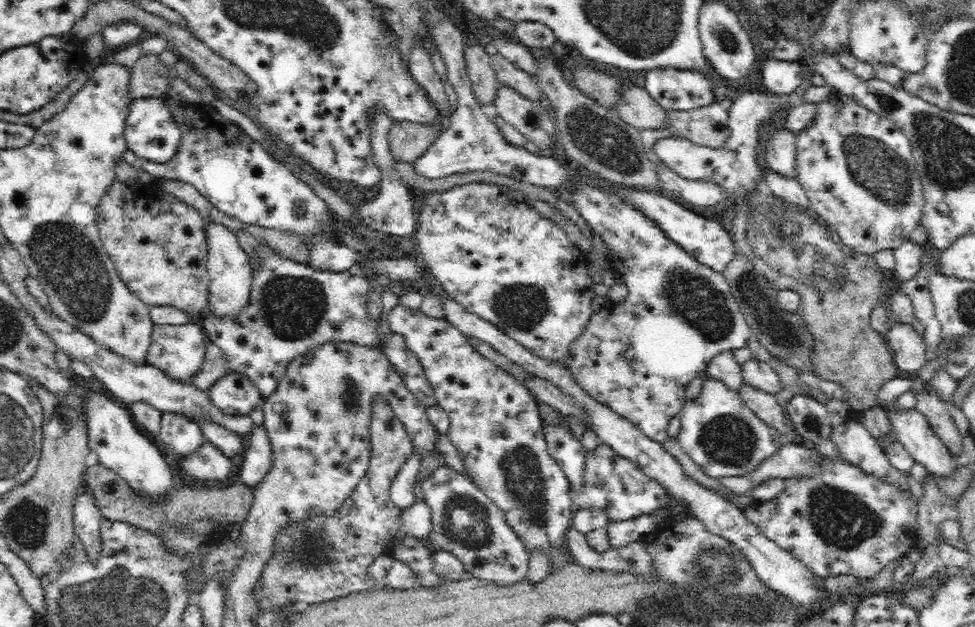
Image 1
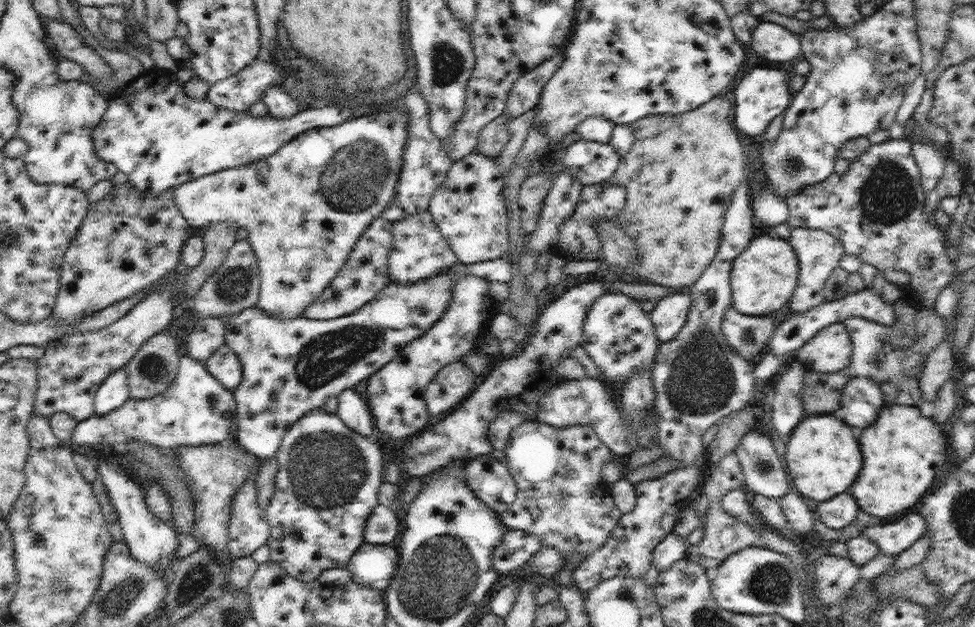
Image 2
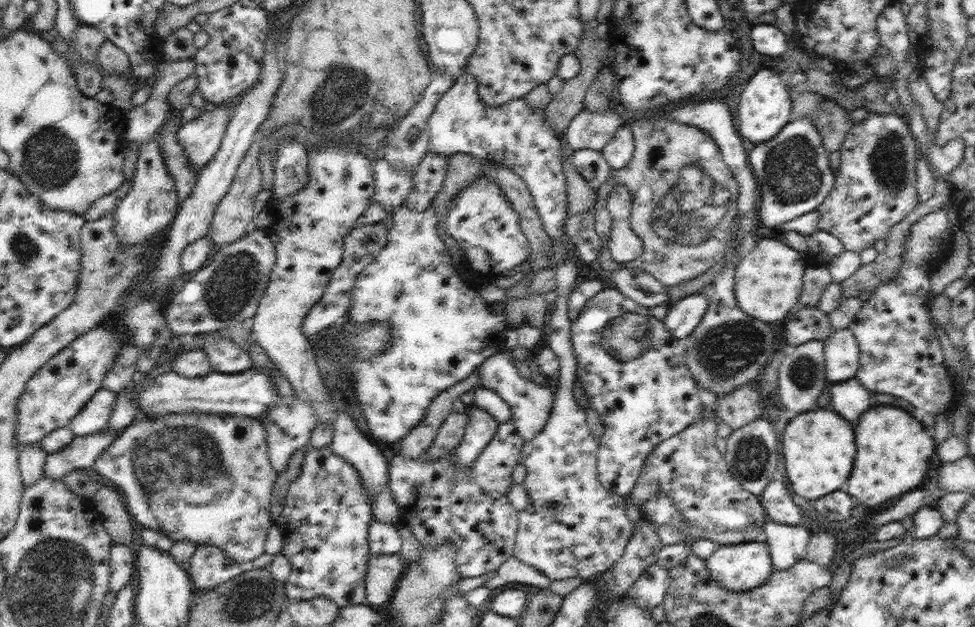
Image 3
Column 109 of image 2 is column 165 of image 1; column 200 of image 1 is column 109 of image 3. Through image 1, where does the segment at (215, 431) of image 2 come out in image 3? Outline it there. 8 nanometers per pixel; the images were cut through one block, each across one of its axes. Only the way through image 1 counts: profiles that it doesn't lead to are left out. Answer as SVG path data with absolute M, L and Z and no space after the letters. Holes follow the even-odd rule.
M106 426L94 434L75 436L62 450L47 454L45 475L58 480L72 470L94 466L99 454L102 454L119 434L120 430L111 430Z

